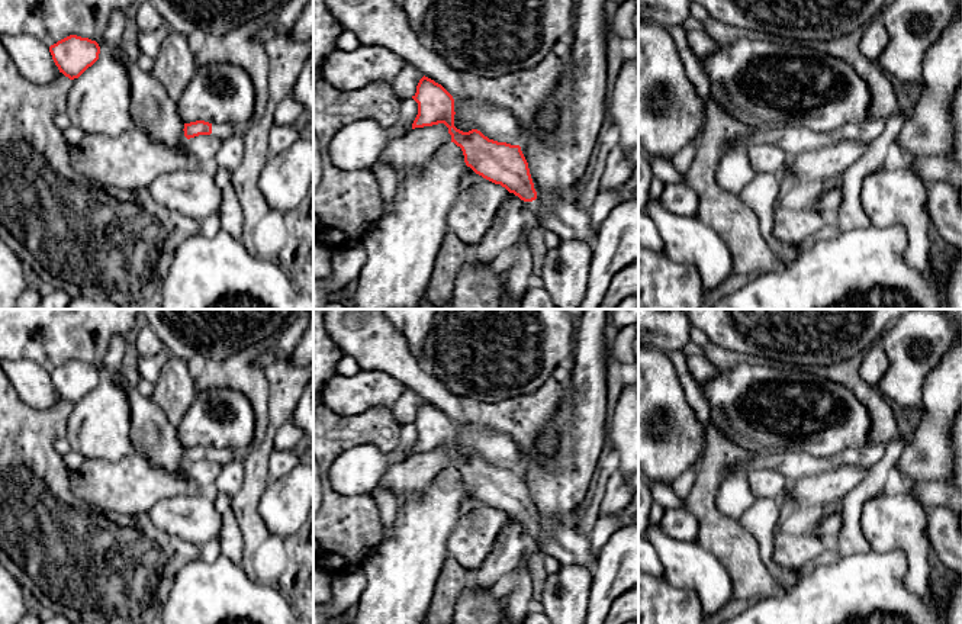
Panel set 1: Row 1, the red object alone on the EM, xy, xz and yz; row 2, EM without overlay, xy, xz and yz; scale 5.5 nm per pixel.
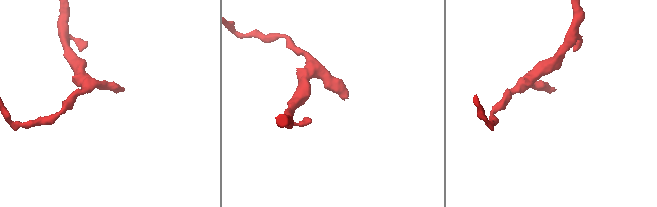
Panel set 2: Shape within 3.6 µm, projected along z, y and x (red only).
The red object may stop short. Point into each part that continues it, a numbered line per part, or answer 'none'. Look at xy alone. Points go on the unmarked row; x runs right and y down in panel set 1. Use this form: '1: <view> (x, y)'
1: xy (221, 456)

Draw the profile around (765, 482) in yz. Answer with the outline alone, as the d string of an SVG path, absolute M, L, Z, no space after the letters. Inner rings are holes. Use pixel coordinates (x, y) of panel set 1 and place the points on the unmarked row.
M770 467L750 470L747 479L756 498L778 499L788 488L785 476Z

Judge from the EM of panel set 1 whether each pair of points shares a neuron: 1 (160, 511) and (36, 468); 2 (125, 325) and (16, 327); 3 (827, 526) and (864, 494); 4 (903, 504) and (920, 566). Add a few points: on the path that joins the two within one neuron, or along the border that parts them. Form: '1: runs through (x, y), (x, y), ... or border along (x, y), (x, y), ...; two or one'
1: border along (151, 521), (161, 530), (180, 539); two
2: runs through (97, 325), (57, 325), (41, 340); one
3: border along (840, 511), (842, 528), (830, 542); two
4: runs through (903, 520), (903, 527), (916, 550); one

